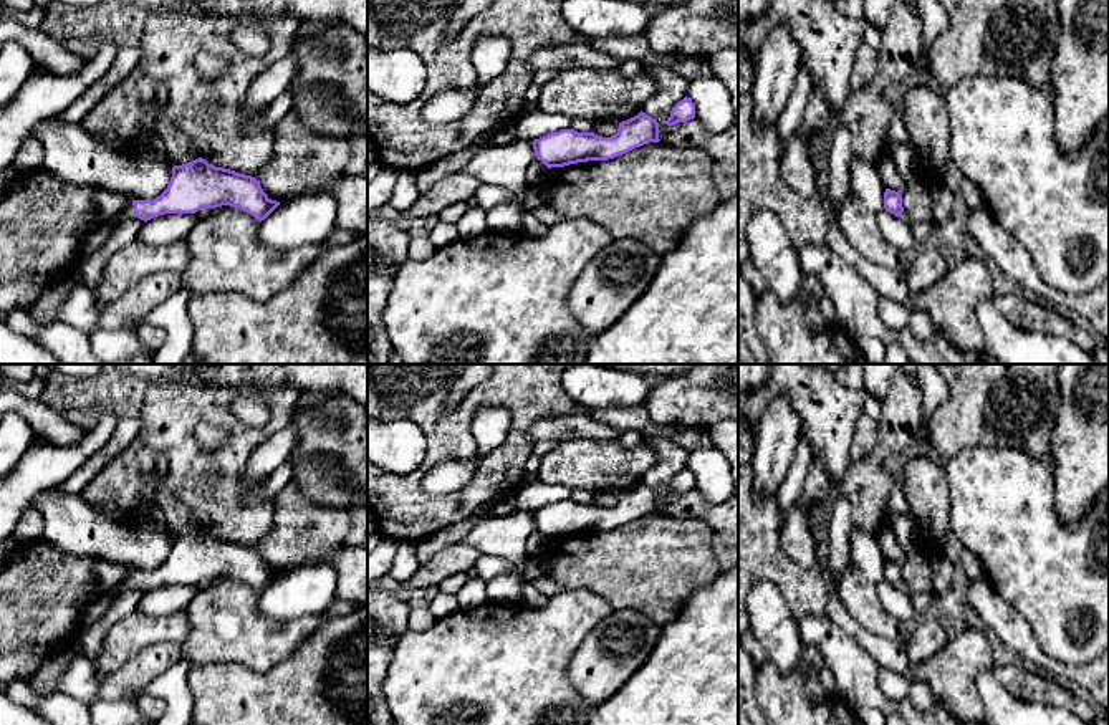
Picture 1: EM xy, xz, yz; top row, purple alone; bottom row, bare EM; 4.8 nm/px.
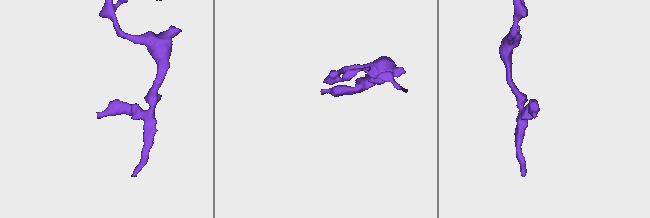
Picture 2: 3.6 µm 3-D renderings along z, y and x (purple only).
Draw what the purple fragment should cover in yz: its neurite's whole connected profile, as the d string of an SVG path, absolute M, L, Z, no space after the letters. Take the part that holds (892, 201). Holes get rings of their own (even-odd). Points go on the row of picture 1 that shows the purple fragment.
M886 189L884 192L884 209L895 217L899 217L904 212L902 207L902 195L895 190Z

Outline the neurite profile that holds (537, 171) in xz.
M533 161L526 169L526 185L536 187L546 180L548 167L541 161Z

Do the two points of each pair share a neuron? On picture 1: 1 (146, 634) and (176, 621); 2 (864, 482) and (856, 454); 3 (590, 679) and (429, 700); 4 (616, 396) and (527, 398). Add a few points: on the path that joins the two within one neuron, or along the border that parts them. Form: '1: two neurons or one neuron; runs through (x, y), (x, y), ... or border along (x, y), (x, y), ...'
1: one neuron; runs through (153, 629), (169, 628)
2: two neurons; border along (876, 426), (876, 446), (861, 459), (849, 462)
3: two neurons; border along (580, 644), (568, 666), (566, 679), (590, 707)
4: two neurons; border along (560, 381), (565, 393), (576, 404)

